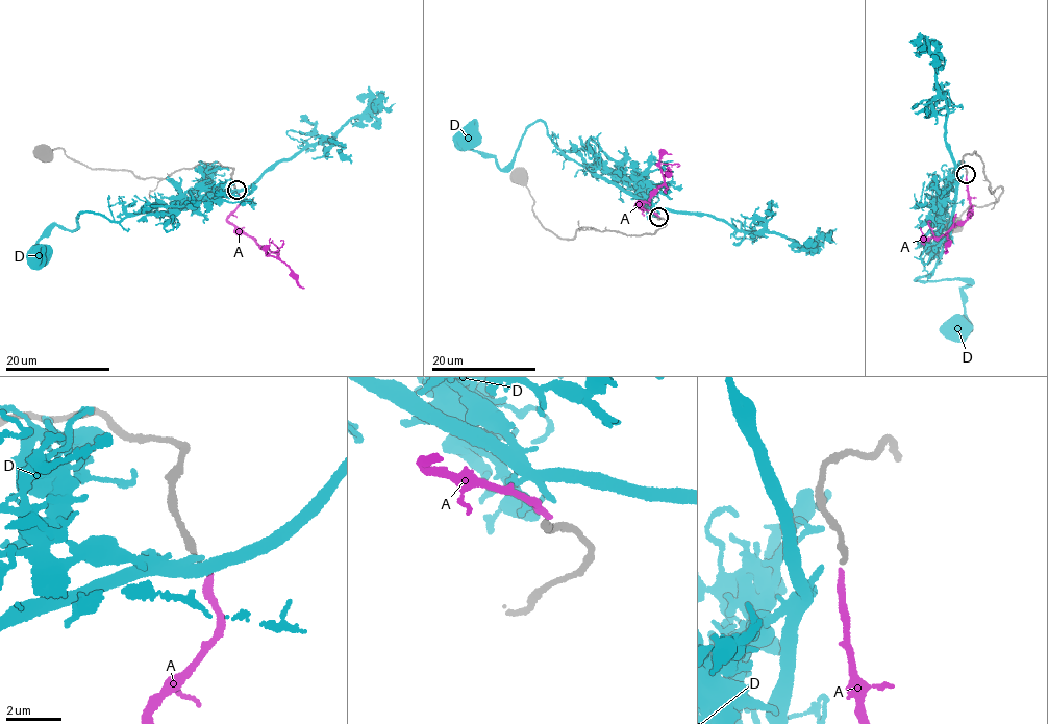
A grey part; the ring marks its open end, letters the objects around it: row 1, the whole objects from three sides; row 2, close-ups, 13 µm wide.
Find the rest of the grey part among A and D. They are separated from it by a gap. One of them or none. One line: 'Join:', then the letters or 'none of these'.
Join: none of these

